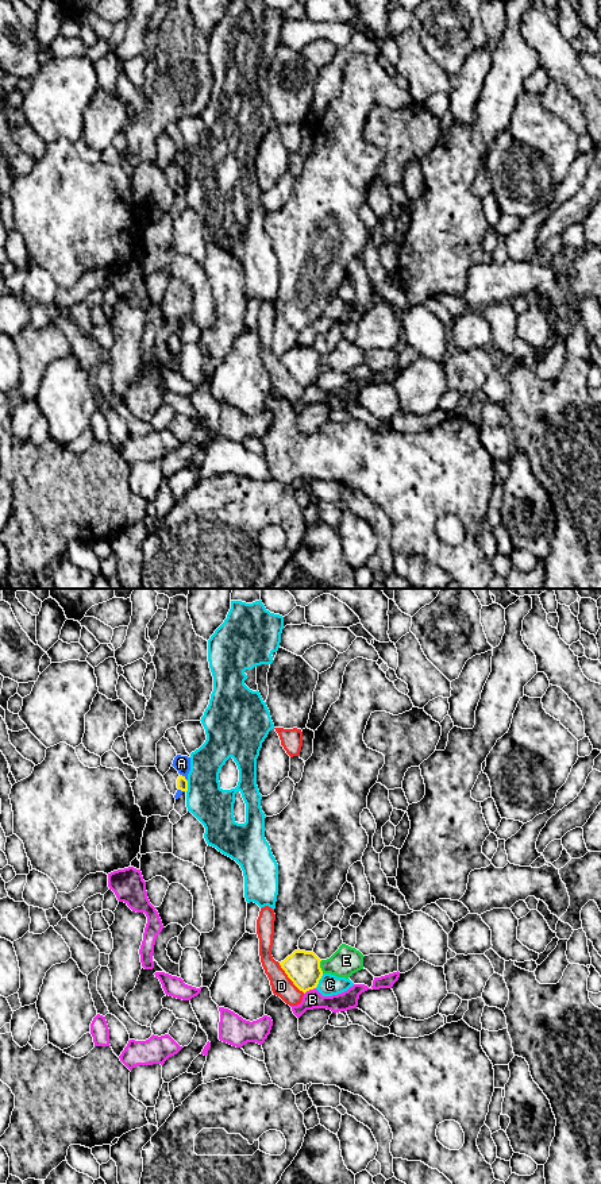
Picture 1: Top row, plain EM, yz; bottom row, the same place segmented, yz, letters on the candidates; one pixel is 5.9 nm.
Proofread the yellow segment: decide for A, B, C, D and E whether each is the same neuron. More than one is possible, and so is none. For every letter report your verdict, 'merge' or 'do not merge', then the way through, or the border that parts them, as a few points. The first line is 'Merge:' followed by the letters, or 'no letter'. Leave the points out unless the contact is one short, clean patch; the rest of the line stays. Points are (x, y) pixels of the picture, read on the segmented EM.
Merge: no letter
A: do not merge | along yz (180, 774), (187, 781)
B: do not merge | along yz (315, 987), (304, 994)
C: do not merge
D: do not merge
E: do not merge

